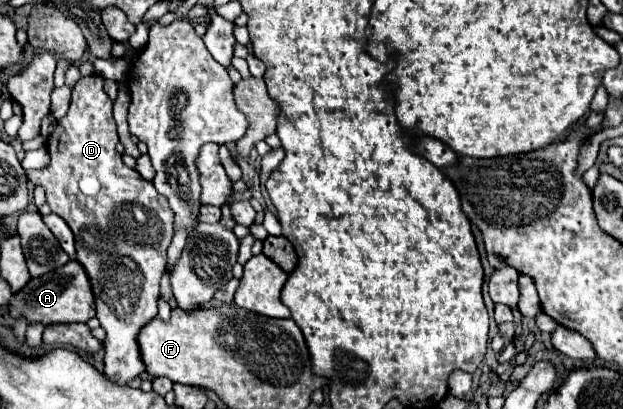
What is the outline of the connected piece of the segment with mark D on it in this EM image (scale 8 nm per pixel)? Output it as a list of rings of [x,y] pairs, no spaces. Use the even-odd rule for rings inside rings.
[[[98,74],[80,78],[72,88],[68,114],[58,120],[54,132],[46,140],[46,148],[52,158],[50,164],[42,170],[26,170],[26,176],[30,184],[44,188],[48,206],[54,214],[66,220],[76,236],[76,260],[90,274],[92,290],[96,296],[96,318],[106,330],[104,374],[116,384],[126,384],[146,370],[140,354],[138,334],[158,314],[158,284],[166,270],[166,248],[174,236],[174,212],[170,210],[166,198],[156,192],[152,182],[144,180],[140,174],[136,174],[136,170],[122,162],[122,154],[116,152],[116,144],[116,122],[112,118],[112,100],[104,92],[104,78]],[[108,270],[116,272],[116,278],[106,278],[104,274]]]

